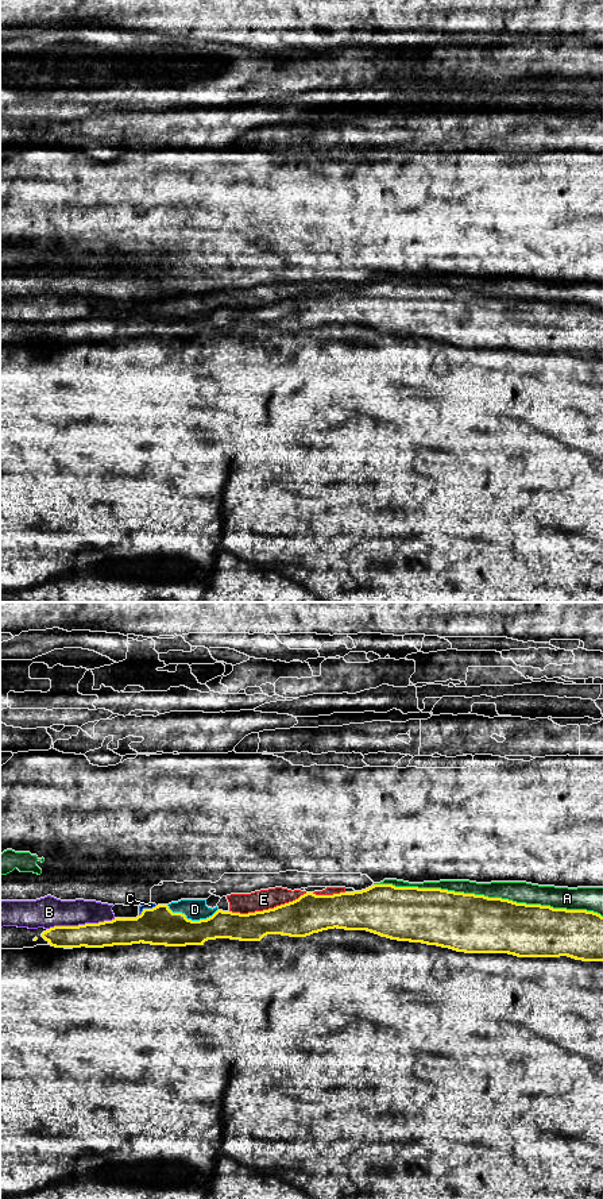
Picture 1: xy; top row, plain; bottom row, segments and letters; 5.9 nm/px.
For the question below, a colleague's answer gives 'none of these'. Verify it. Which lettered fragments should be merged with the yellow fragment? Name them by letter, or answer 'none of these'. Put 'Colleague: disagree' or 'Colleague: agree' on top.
Colleague: agree
none of these

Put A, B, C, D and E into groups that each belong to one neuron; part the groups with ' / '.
A / B C D E

